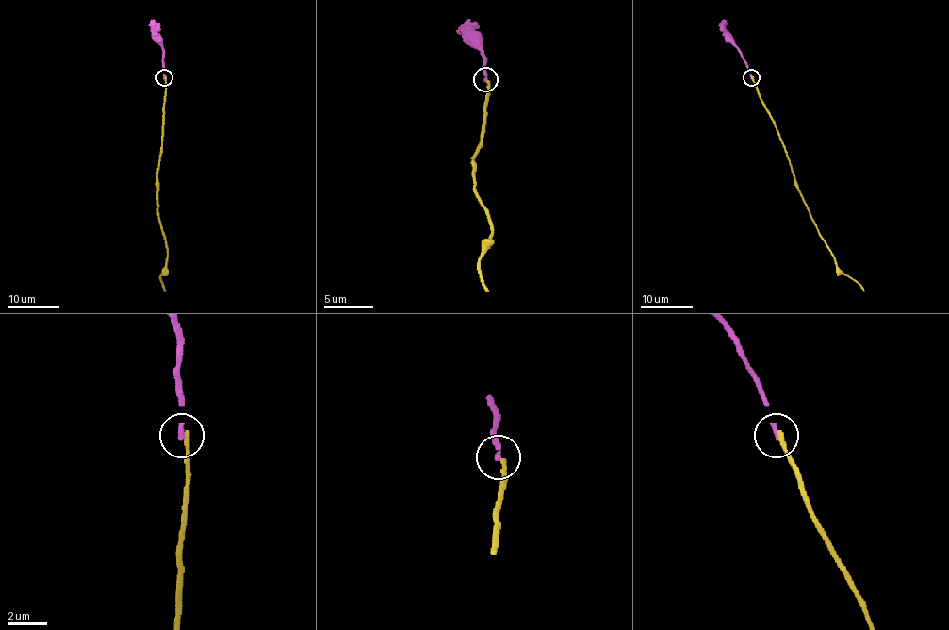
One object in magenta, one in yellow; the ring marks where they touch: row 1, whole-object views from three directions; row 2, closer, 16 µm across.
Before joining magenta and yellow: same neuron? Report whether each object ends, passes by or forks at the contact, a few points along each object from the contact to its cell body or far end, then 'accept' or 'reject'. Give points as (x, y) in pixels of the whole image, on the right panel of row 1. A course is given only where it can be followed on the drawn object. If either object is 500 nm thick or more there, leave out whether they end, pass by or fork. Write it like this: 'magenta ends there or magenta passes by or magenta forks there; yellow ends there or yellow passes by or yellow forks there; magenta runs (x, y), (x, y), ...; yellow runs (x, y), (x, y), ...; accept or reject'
magenta ends there; yellow ends there; magenta runs (751, 77), (747, 63), (722, 20); yellow runs (751, 77), (774, 121), (791, 166), (794, 186), (835, 264), (864, 290); reject

